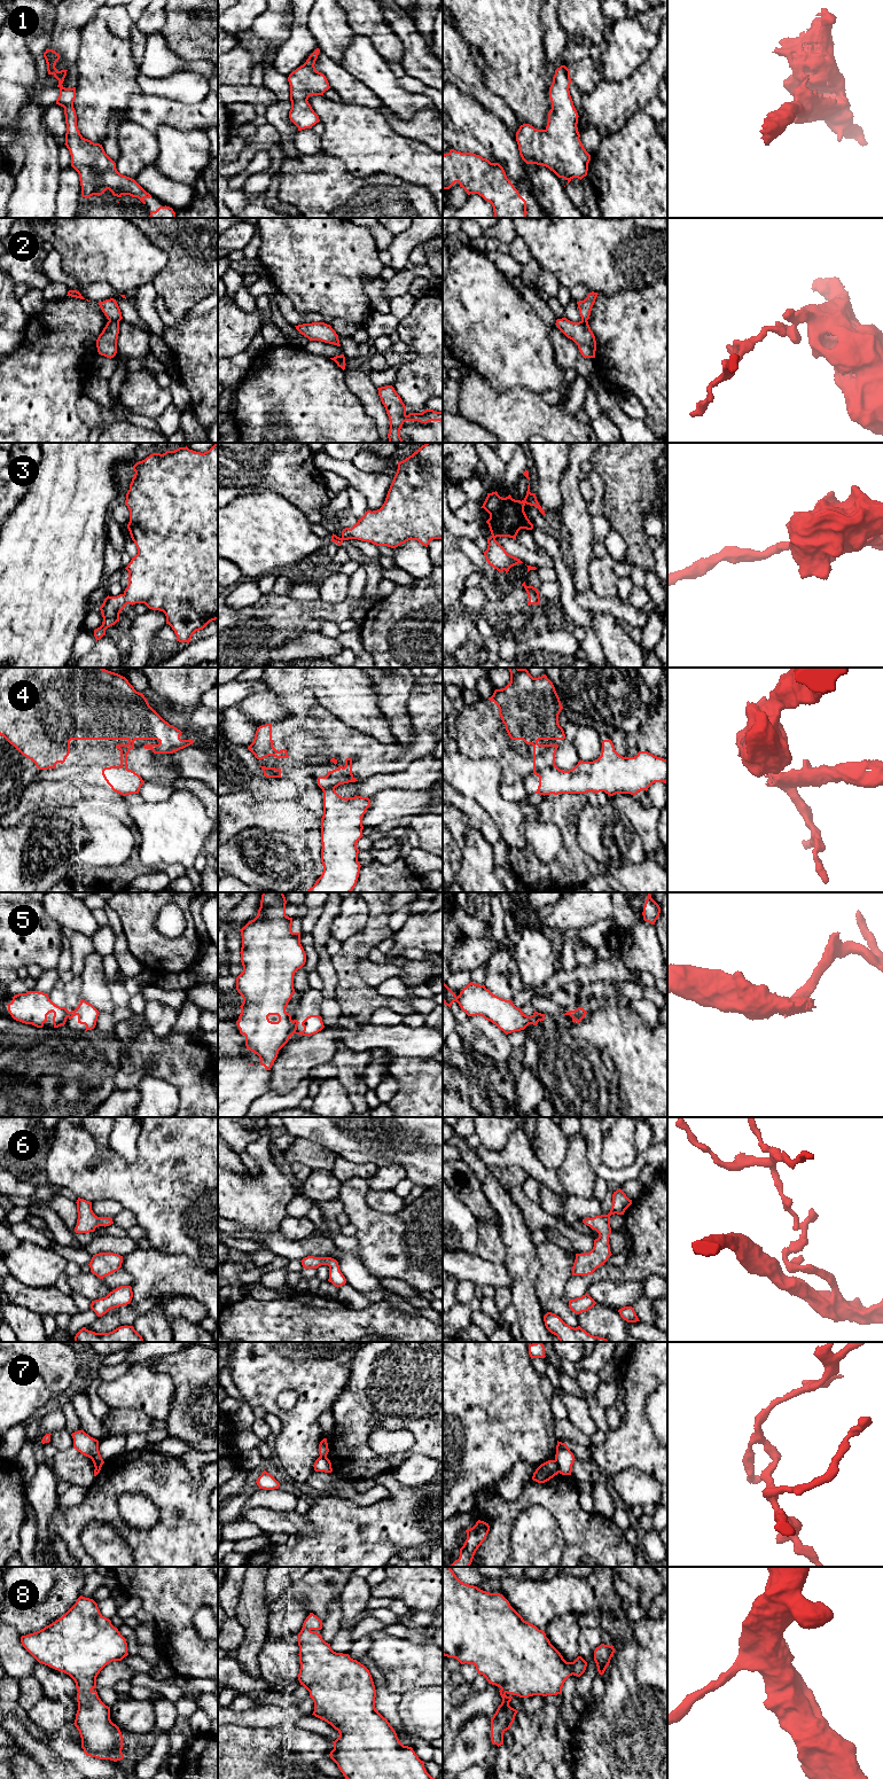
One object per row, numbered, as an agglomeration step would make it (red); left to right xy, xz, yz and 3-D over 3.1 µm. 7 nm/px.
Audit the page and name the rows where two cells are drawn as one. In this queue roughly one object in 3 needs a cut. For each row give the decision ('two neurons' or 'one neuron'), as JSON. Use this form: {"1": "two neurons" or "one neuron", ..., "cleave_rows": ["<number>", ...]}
{"1": "one neuron", "2": "two neurons", "3": "one neuron", "4": "two neurons", "5": "two neurons", "6": "one neuron", "7": "two neurons", "8": "one neuron", "cleave_rows": ["2", "4", "5", "7"]}

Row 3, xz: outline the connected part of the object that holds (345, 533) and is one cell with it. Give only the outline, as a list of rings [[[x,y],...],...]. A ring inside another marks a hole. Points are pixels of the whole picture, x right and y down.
[[[425,443],[412,455],[398,462],[397,473],[382,507],[373,512],[367,510],[351,529],[343,529],[341,538],[333,533],[330,540],[341,546],[344,540],[349,539],[358,539],[391,548],[396,548],[408,540],[417,540],[428,547],[431,540],[443,539],[443,443]]]

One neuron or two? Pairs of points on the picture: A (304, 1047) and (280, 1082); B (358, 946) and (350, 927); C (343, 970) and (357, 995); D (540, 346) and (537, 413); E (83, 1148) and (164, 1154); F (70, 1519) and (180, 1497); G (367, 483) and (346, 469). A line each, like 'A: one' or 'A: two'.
A: one
B: two
C: one
D: two
E: one
F: one
G: one

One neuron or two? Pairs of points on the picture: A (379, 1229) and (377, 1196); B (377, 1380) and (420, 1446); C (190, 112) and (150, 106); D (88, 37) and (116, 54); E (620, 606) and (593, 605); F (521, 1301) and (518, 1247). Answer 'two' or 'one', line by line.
A: two
B: one
C: one
D: one
E: one
F: one

